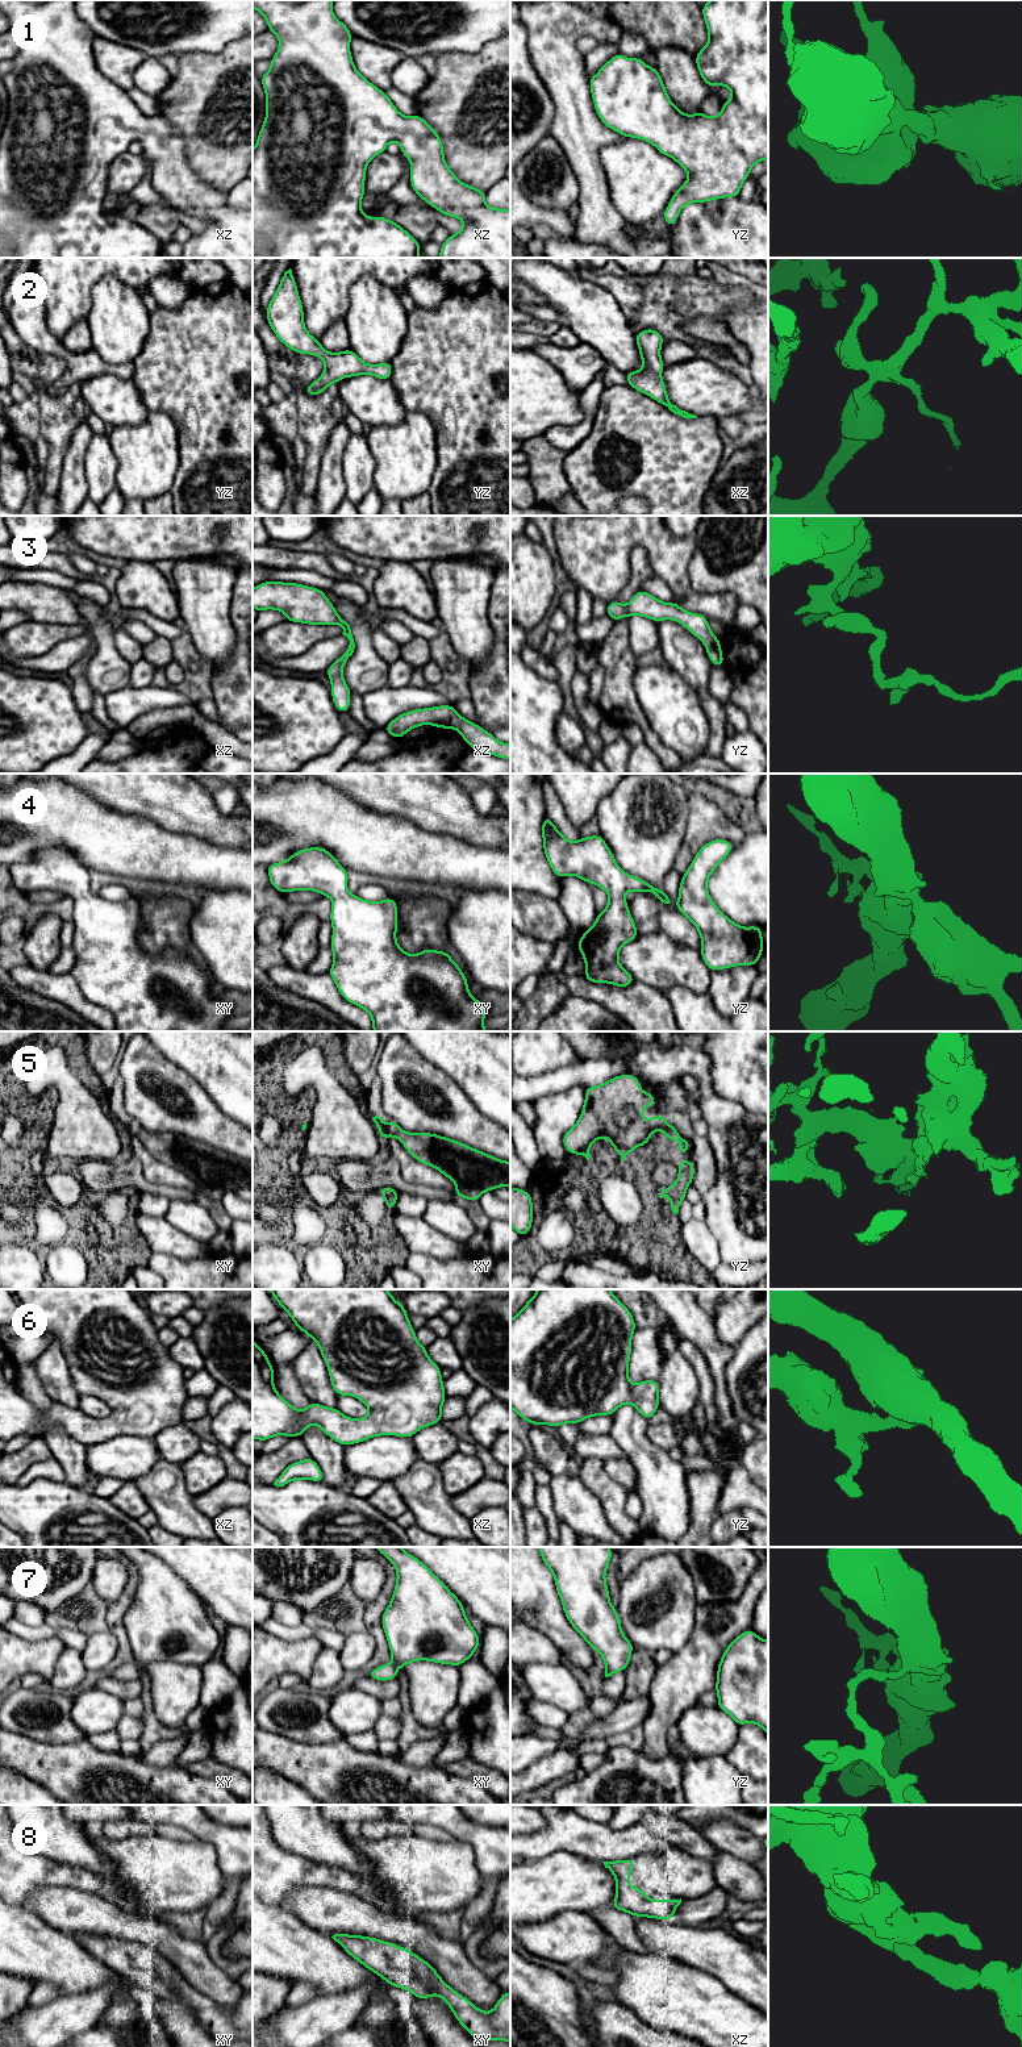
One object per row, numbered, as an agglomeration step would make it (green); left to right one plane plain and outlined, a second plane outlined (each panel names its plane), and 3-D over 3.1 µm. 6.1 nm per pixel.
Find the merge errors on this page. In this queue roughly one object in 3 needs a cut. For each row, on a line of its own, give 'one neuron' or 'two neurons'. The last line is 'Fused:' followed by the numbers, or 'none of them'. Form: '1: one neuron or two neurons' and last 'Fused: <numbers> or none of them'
1: one neuron
2: one neuron
3: one neuron
4: one neuron
5: two neurons
6: one neuron
7: one neuron
8: one neuron
Fused: 5

